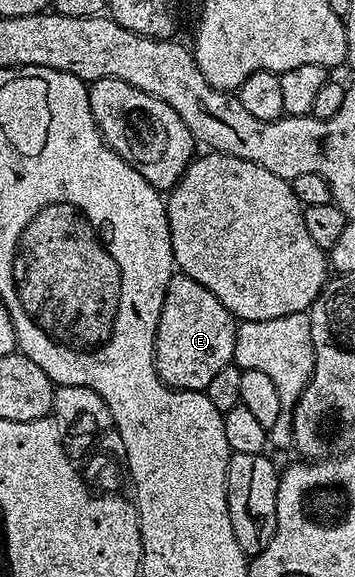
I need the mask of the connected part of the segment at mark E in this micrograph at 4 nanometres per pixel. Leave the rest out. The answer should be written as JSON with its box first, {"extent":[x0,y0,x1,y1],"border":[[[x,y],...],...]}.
{"extent":[156,273,237,391],"border":[[[177,273],[166,288],[156,329],[156,371],[176,390],[207,391],[210,380],[233,361],[237,319],[198,280]]]}

